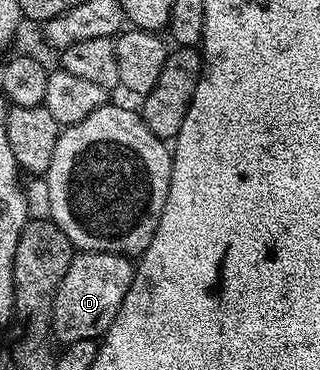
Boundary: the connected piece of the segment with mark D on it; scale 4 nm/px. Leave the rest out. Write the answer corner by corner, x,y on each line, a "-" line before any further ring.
76,251
53,298
51,331
54,339
66,346
73,342
98,341
102,338
109,326
113,326
113,318
117,318
117,310
121,310
121,302
125,302
125,294
129,294
134,277
135,264
126,256

